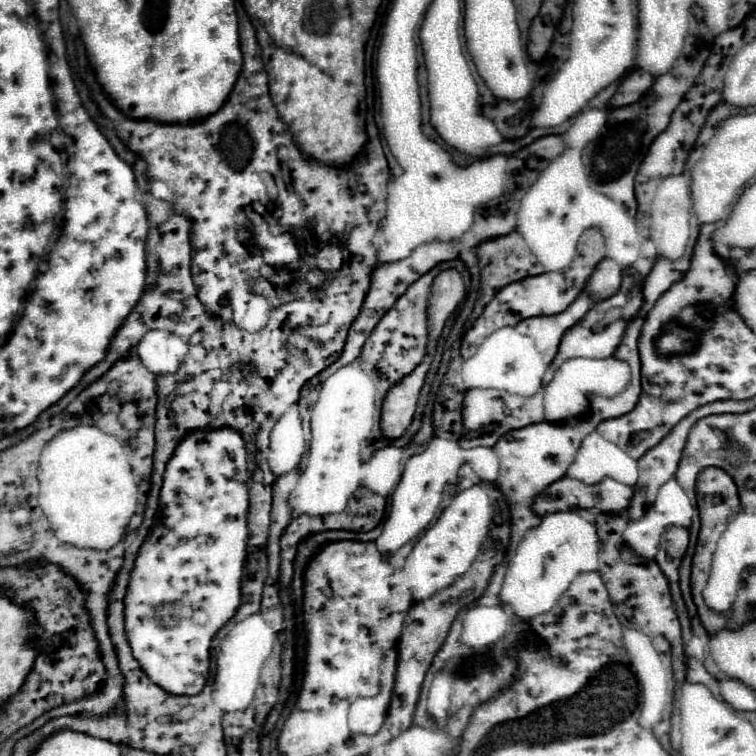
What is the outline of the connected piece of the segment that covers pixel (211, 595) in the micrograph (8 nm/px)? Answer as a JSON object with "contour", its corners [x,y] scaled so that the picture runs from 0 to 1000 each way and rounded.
{"contour":[[[294,566],[294,569],[262,569],[262,571],[251,571],[230,595],[230,603],[225,606],[220,624],[217,624],[217,640],[212,648],[212,685],[214,685],[214,709],[206,717],[196,717],[188,725],[188,733],[193,735],[190,743],[180,741],[180,749],[175,754],[175,765],[172,765],[172,775],[169,775],[169,786],[167,786],[167,807],[164,807],[165,833],[177,870],[185,876],[185,881],[190,884],[190,889],[209,905],[214,907],[220,915],[225,918],[265,918],[275,892],[278,892],[278,852],[280,844],[286,841],[286,836],[312,812],[315,802],[317,802],[317,767],[320,767],[320,751],[323,751],[323,741],[325,741],[325,712],[328,712],[327,679],[329,669],[329,646],[327,636],[332,628],[328,622],[328,602],[325,586],[315,571],[310,571],[307,566]]]}

